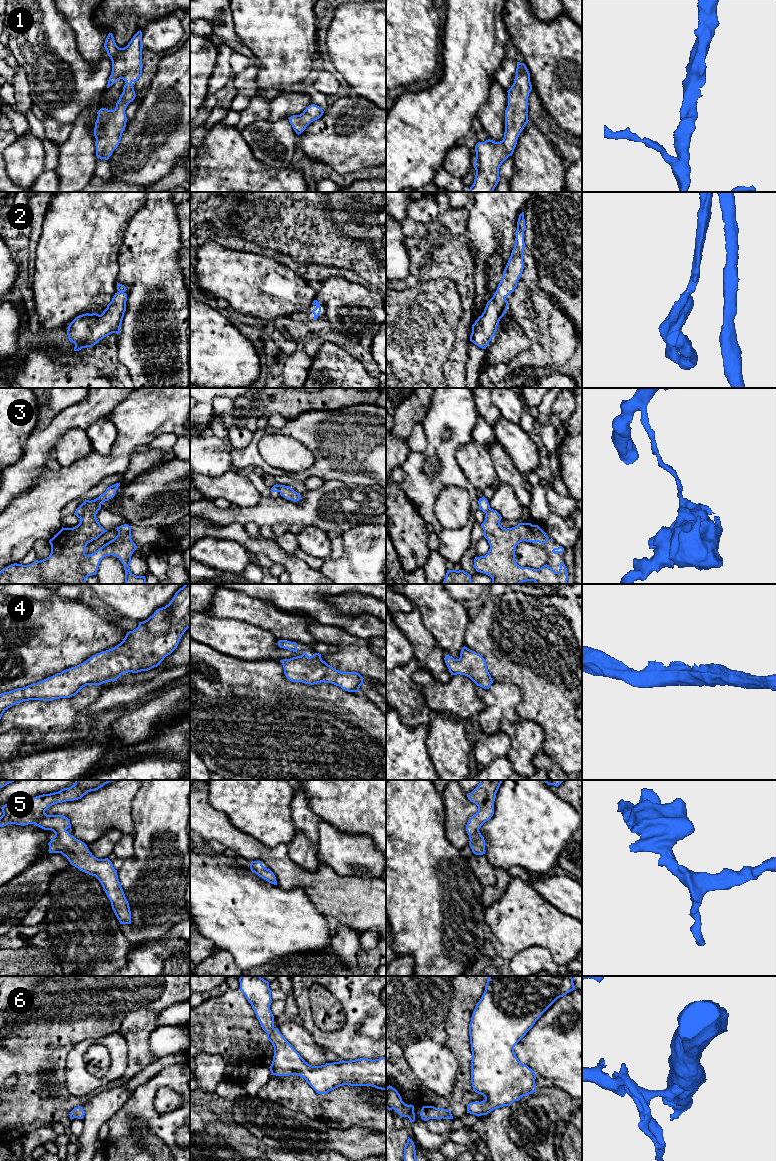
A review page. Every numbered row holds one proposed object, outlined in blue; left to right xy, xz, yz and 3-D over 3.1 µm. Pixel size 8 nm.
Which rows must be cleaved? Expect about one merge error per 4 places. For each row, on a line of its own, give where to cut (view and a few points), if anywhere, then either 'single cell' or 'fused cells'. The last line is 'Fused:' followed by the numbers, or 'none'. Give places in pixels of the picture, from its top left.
1: no cut | single cell
2: no cut | single cell
3: xy (96, 511), (86, 510), (80, 518) | fused cells
4: no cut | single cell
5: no cut | single cell
6: no cut | single cell
Fused: 3

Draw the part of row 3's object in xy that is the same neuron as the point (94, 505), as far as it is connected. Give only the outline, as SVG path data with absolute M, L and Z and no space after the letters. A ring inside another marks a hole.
M116 483L106 489L98 498L94 500L86 500L76 509L75 515L81 519L83 513L87 510L98 512L101 509L101 504L115 496L115 493L120 486L120 483Z

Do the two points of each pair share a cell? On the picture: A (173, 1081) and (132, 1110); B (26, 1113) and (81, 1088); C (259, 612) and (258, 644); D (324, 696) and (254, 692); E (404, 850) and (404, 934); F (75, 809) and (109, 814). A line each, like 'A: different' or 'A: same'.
A: same
B: different
C: different
D: same
E: same
F: same

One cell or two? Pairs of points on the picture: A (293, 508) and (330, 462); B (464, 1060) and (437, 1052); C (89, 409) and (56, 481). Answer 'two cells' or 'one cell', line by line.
A: two cells
B: two cells
C: two cells

